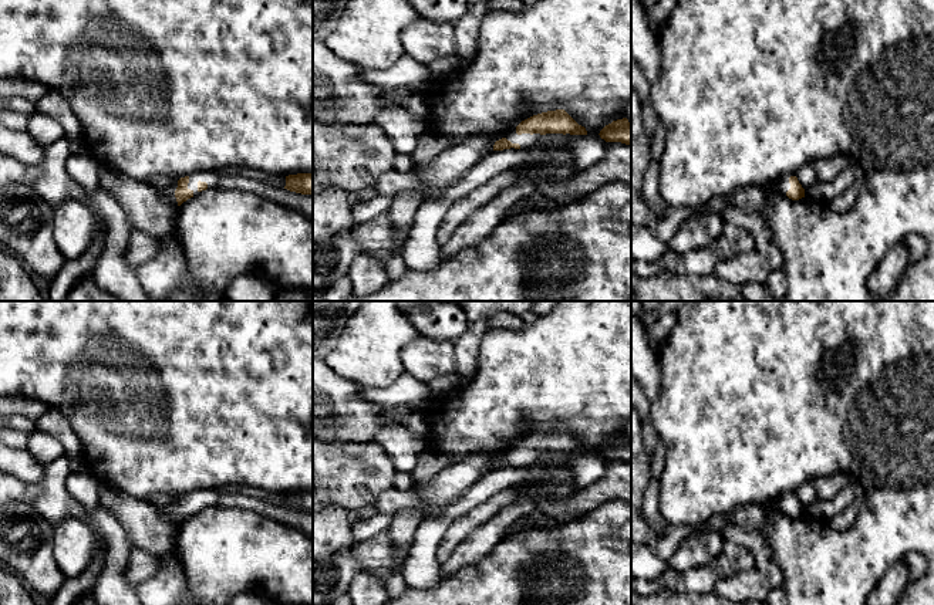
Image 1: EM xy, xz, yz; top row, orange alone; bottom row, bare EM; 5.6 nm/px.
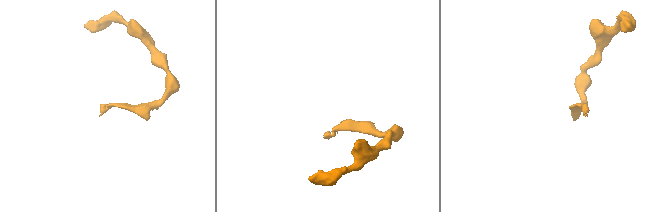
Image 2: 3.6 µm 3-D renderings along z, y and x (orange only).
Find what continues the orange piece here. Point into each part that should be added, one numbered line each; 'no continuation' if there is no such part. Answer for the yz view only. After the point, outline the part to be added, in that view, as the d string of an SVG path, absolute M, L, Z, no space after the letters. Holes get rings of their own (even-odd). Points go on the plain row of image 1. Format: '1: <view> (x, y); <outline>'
1: yz (782, 502); M788 491L788 493L782 494L782 496L779 496L778 500L776 500L778 508L783 514L786 514L786 510L790 507L790 501L789 501L790 494L796 494L796 491Z

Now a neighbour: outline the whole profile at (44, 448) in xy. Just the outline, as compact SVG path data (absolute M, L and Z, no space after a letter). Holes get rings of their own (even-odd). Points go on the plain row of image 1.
M38 429L28 435L27 450L43 466L64 454L61 442Z

